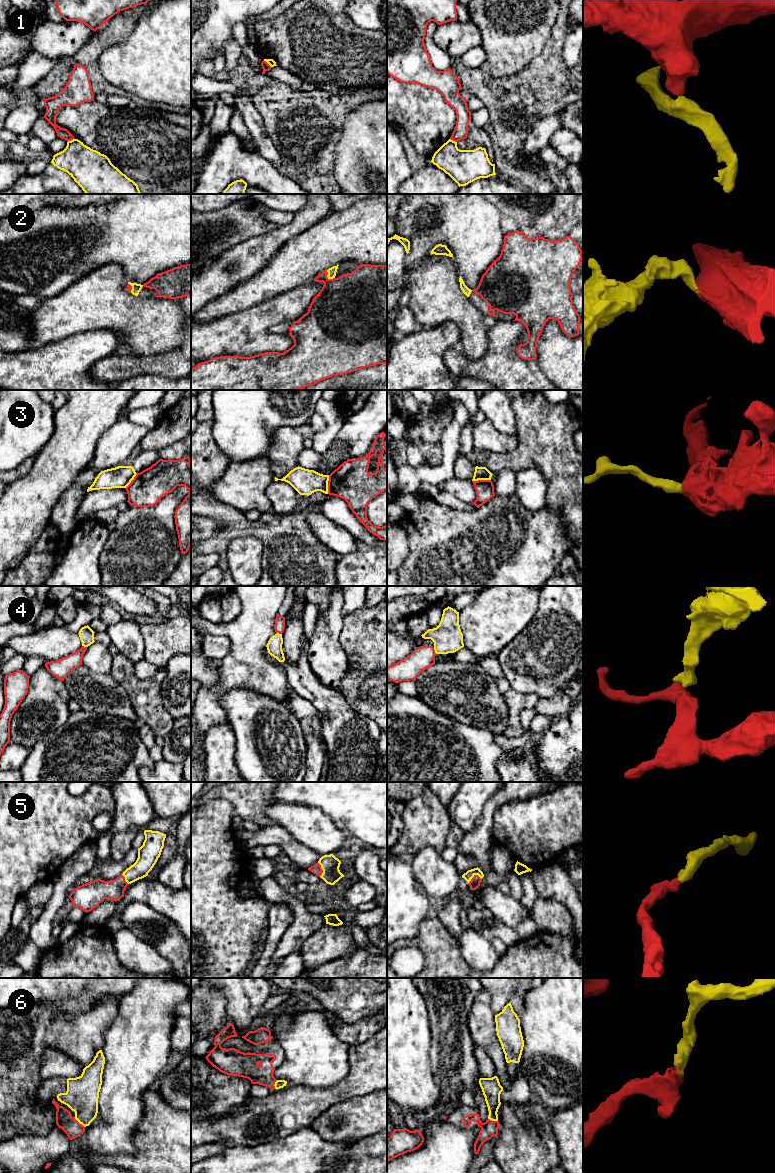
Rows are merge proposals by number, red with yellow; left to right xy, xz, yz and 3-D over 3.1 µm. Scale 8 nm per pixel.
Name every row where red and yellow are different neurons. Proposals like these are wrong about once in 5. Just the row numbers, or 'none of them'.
1, 3, 4

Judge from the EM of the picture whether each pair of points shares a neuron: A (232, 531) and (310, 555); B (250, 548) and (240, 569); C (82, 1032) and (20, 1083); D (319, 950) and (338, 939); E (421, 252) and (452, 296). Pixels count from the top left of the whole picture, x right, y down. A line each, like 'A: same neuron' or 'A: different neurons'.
A: same neuron
B: same neuron
C: same neuron
D: same neuron
E: different neurons

